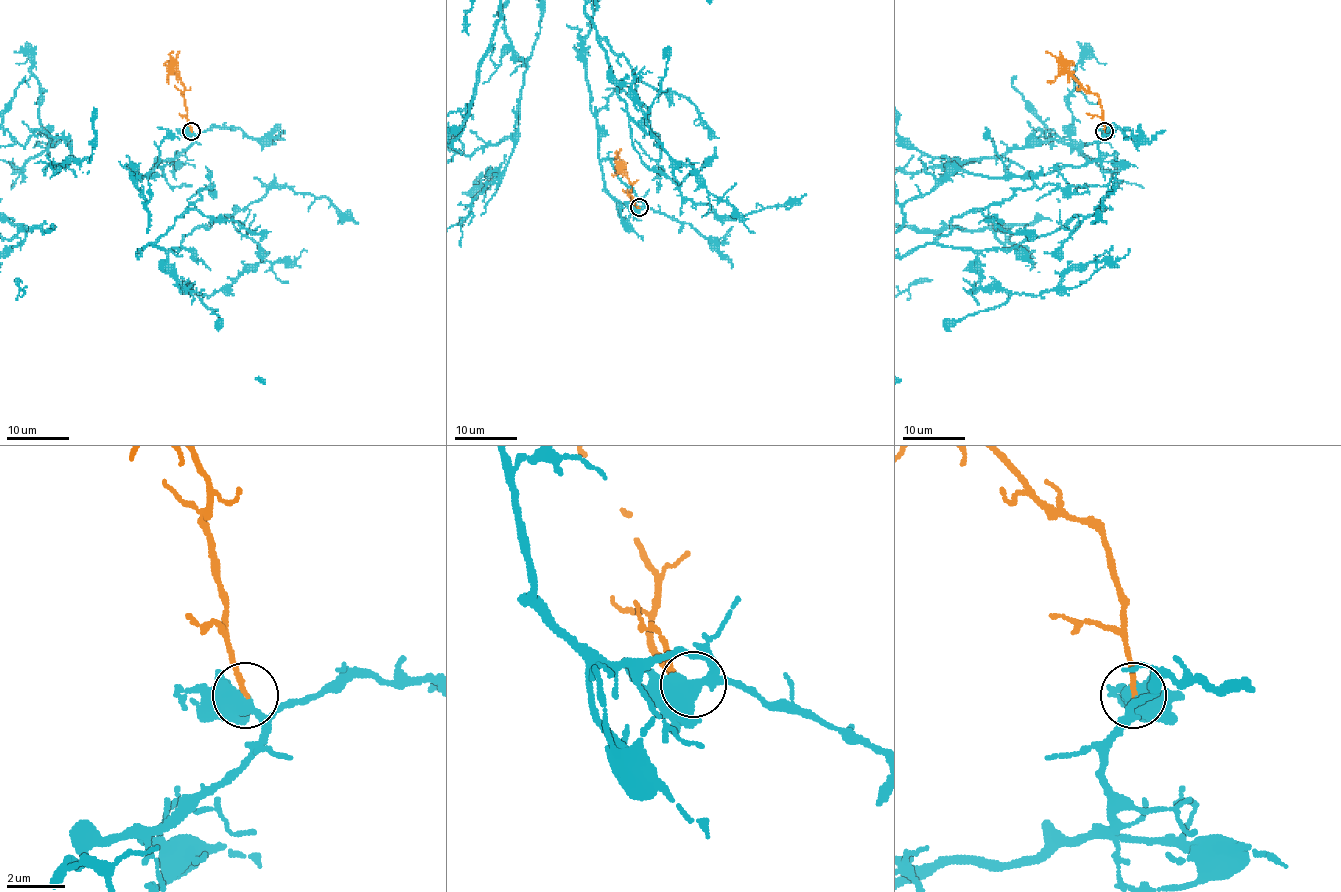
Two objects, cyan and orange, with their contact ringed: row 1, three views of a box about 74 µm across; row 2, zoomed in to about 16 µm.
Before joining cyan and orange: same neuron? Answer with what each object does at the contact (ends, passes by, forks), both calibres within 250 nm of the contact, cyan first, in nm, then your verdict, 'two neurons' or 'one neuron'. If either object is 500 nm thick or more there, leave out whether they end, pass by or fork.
cyan forks there; orange ends there; 440 nm thick on the cyan side, 160 nm on the other; one neuron

